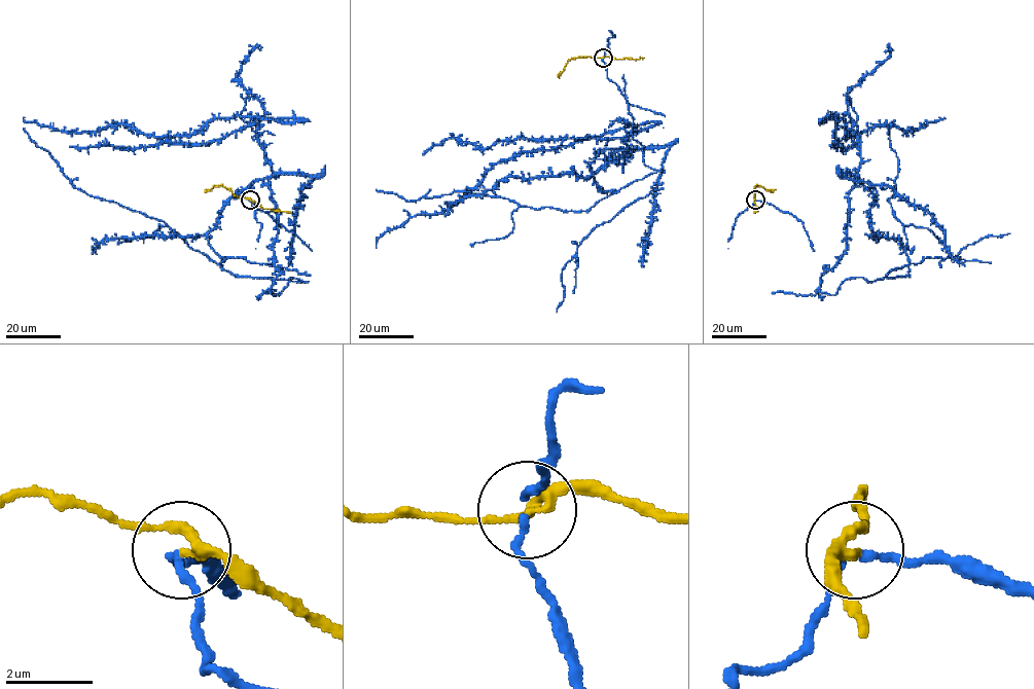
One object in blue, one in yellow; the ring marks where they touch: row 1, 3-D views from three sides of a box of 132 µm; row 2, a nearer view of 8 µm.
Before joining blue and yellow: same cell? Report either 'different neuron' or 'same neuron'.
different neuron

